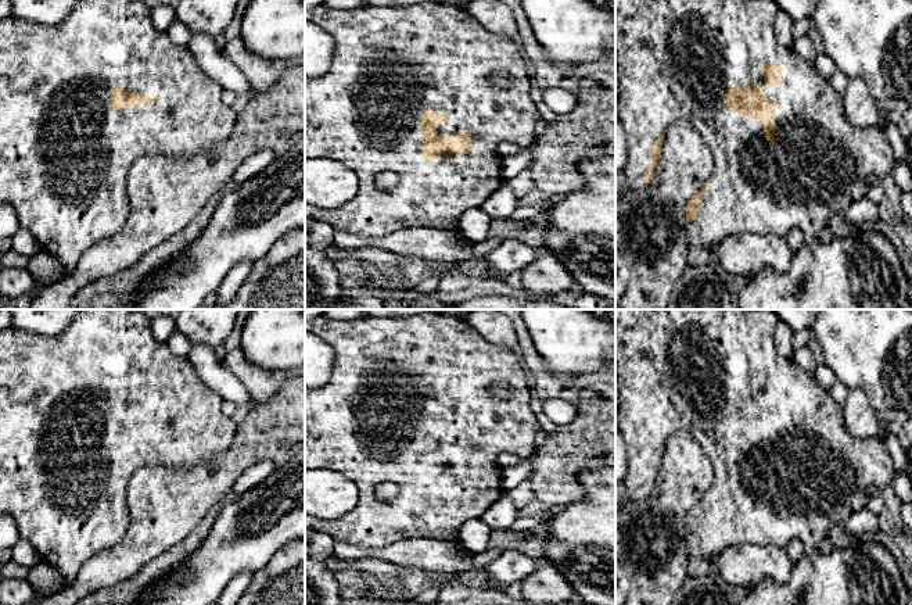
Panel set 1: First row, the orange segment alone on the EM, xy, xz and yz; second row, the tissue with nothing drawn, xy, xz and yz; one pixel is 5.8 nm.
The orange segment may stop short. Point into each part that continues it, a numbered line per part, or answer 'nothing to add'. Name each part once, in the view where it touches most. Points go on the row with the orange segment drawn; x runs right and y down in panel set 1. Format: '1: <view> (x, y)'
1: yz (675, 60)

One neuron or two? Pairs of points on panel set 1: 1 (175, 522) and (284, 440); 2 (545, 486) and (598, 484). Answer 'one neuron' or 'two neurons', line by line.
1: one neuron
2: two neurons

